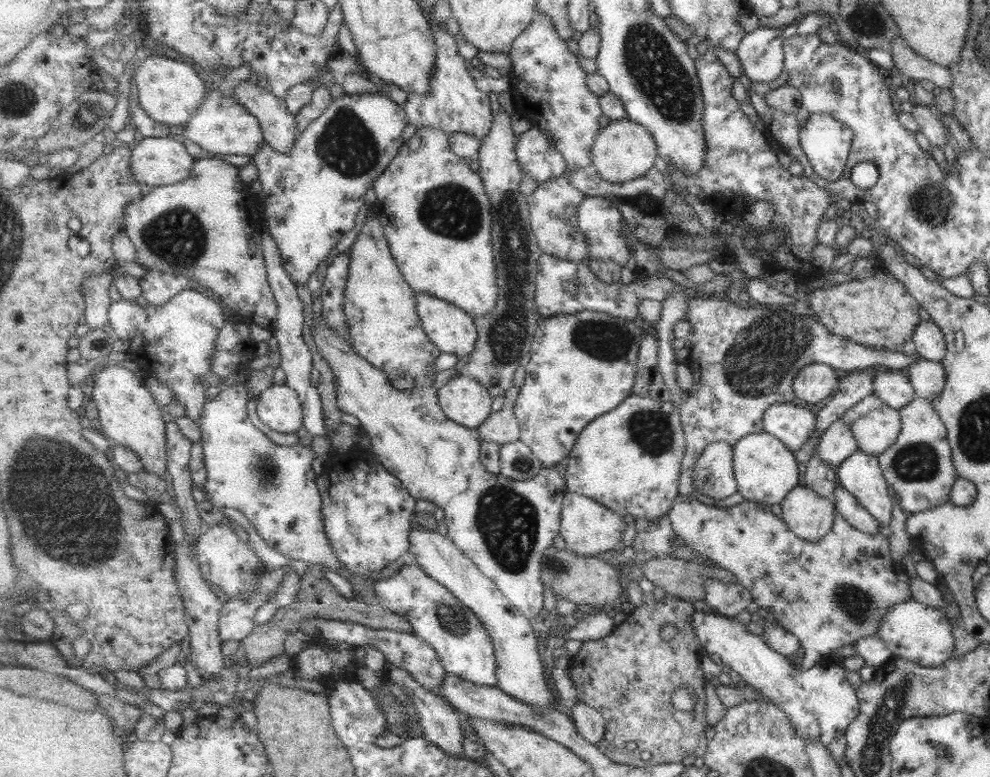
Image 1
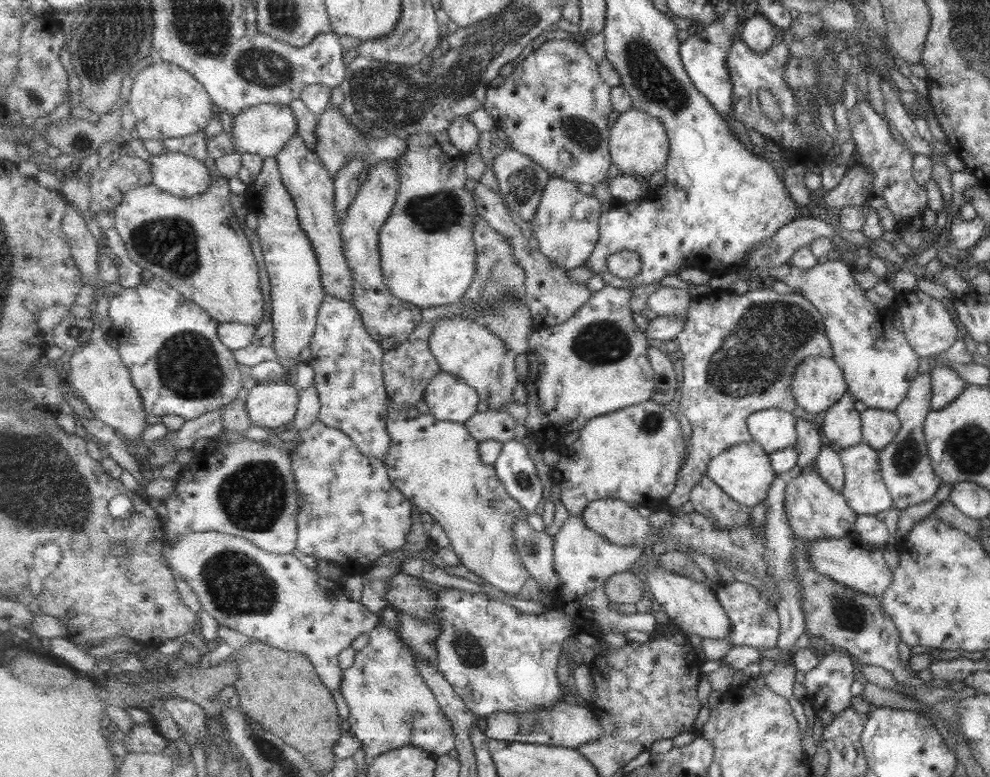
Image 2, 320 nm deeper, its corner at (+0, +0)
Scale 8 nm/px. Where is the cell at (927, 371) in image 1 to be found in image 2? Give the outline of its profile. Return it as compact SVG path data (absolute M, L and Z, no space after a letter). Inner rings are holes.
M937 364L930 372L931 394L929 408L939 410L957 399L967 383L948 366Z

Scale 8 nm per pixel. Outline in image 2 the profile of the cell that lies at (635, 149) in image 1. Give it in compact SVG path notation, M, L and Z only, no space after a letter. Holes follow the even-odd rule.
M633 108L620 113L615 119L610 140L610 153L616 171L627 176L640 175L648 178L651 174L666 169L669 152L671 152L671 145L665 126L648 112Z

